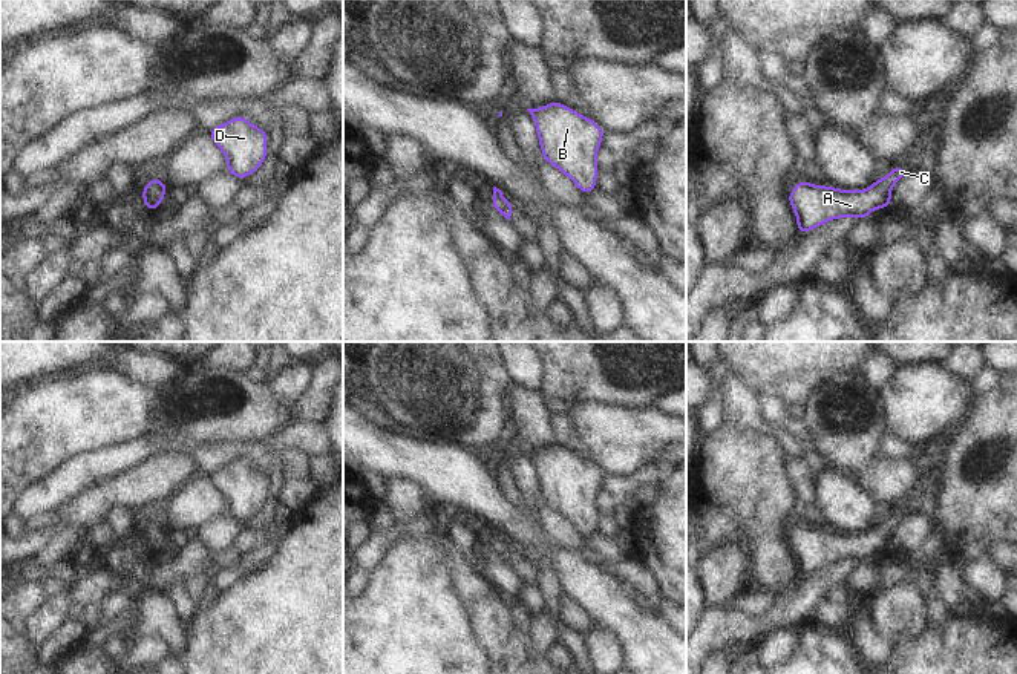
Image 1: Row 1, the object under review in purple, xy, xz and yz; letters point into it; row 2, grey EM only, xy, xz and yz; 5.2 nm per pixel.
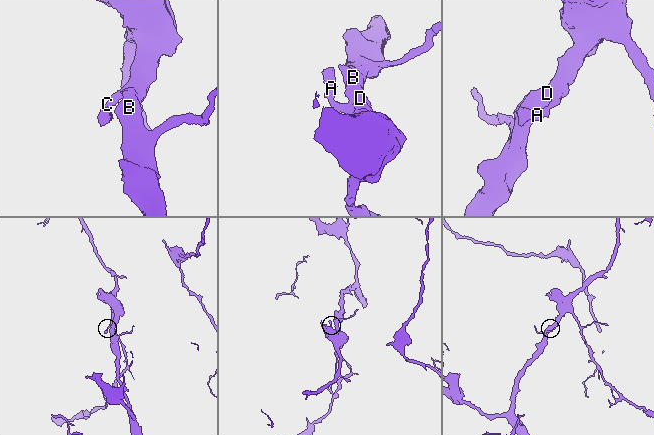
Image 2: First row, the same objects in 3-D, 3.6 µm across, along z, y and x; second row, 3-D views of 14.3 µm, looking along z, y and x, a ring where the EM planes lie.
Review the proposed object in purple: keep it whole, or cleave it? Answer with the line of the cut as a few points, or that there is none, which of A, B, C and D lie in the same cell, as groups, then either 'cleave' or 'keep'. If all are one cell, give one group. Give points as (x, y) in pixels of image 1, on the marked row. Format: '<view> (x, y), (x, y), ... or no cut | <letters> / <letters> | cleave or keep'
no cut | A B C D | keep

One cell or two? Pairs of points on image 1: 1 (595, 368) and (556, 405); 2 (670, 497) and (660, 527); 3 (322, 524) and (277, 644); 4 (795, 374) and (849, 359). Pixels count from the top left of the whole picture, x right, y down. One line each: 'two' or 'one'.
1: two
2: one
3: one
4: one

